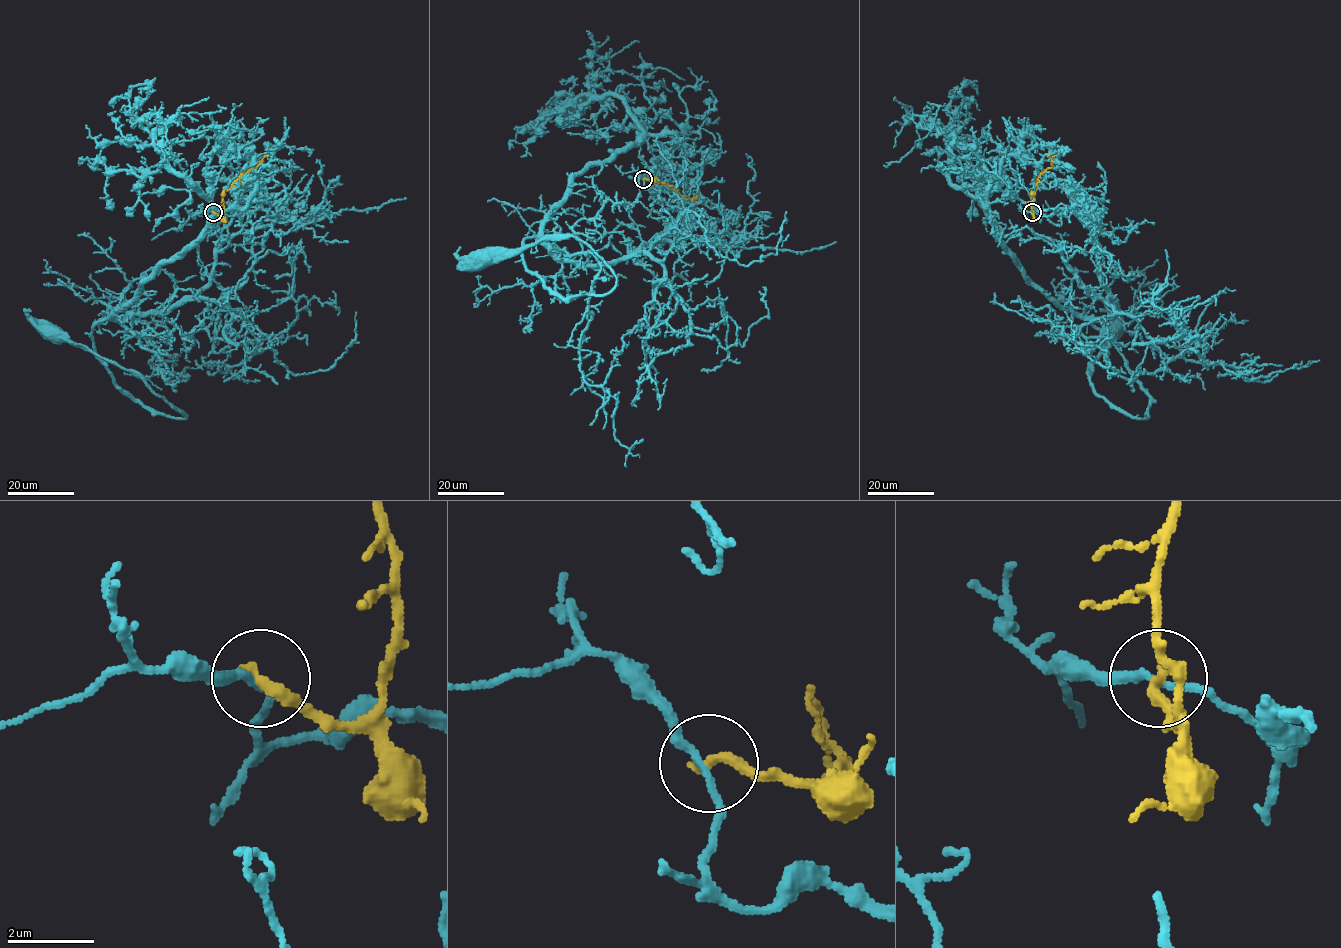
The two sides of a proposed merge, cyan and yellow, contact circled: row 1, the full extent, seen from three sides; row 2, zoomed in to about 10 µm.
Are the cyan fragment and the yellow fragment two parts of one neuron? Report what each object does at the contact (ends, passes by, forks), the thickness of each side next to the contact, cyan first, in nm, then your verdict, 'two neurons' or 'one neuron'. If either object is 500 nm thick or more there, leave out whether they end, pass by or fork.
cyan passes by | yellow ends | 180/300 nm | two neurons

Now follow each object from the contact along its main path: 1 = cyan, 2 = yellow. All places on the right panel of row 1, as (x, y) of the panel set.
1: (1032, 211), (1092, 230), (1117, 309), (1090, 321), (1147, 417), (1089, 379), (1115, 332)
2: (1032, 211), (1036, 179), (1052, 166), (1051, 157), (1047, 155)

